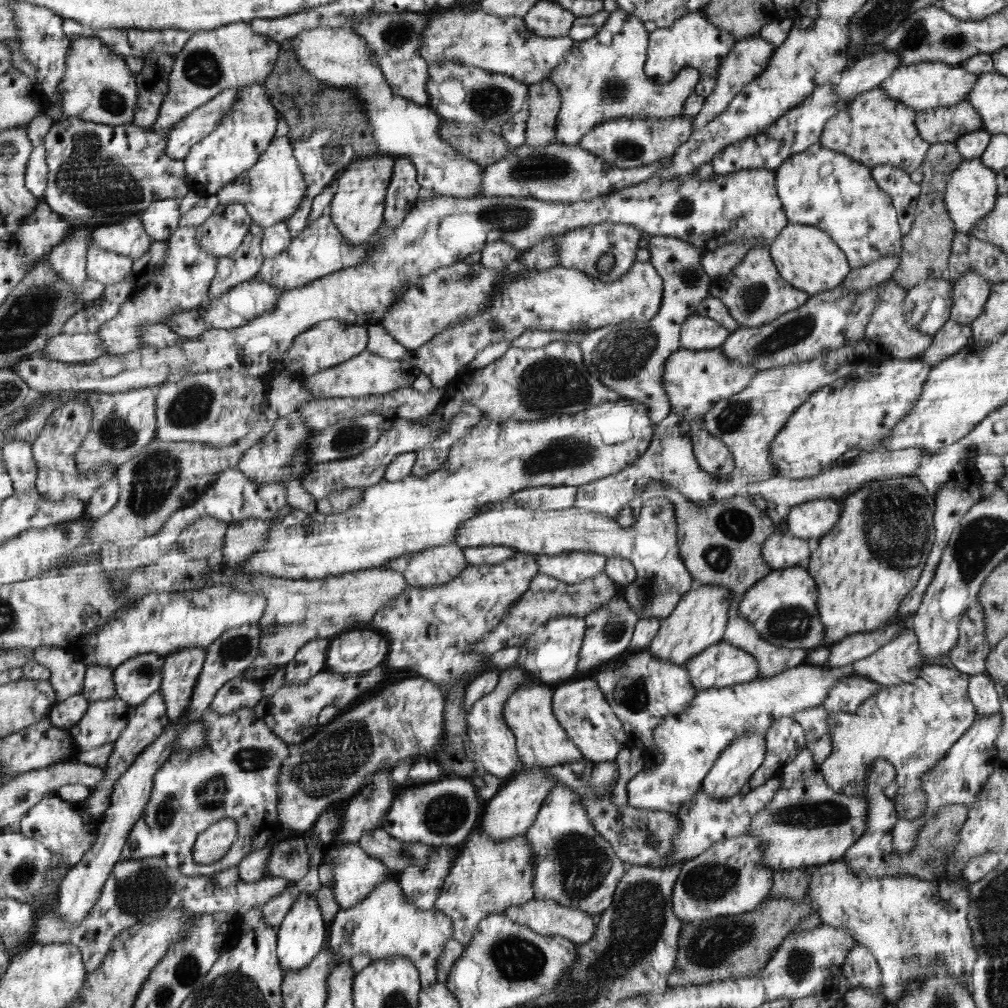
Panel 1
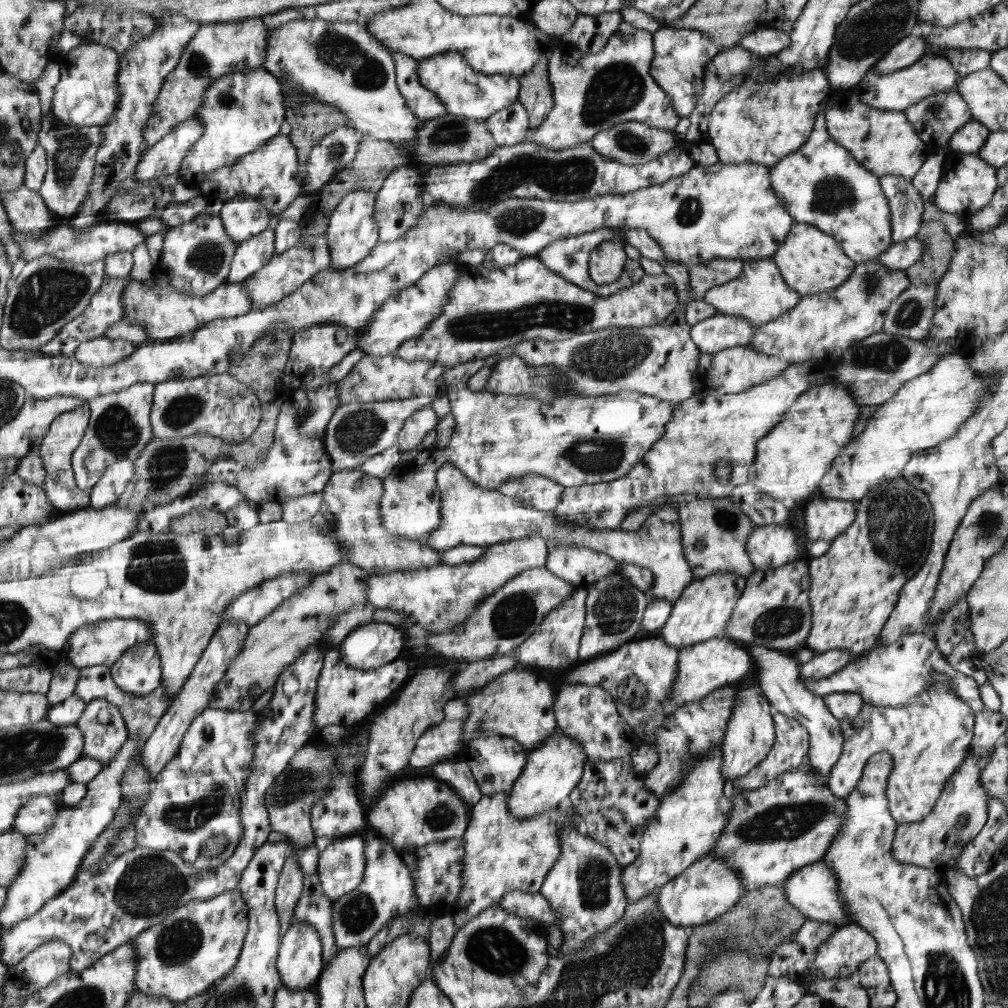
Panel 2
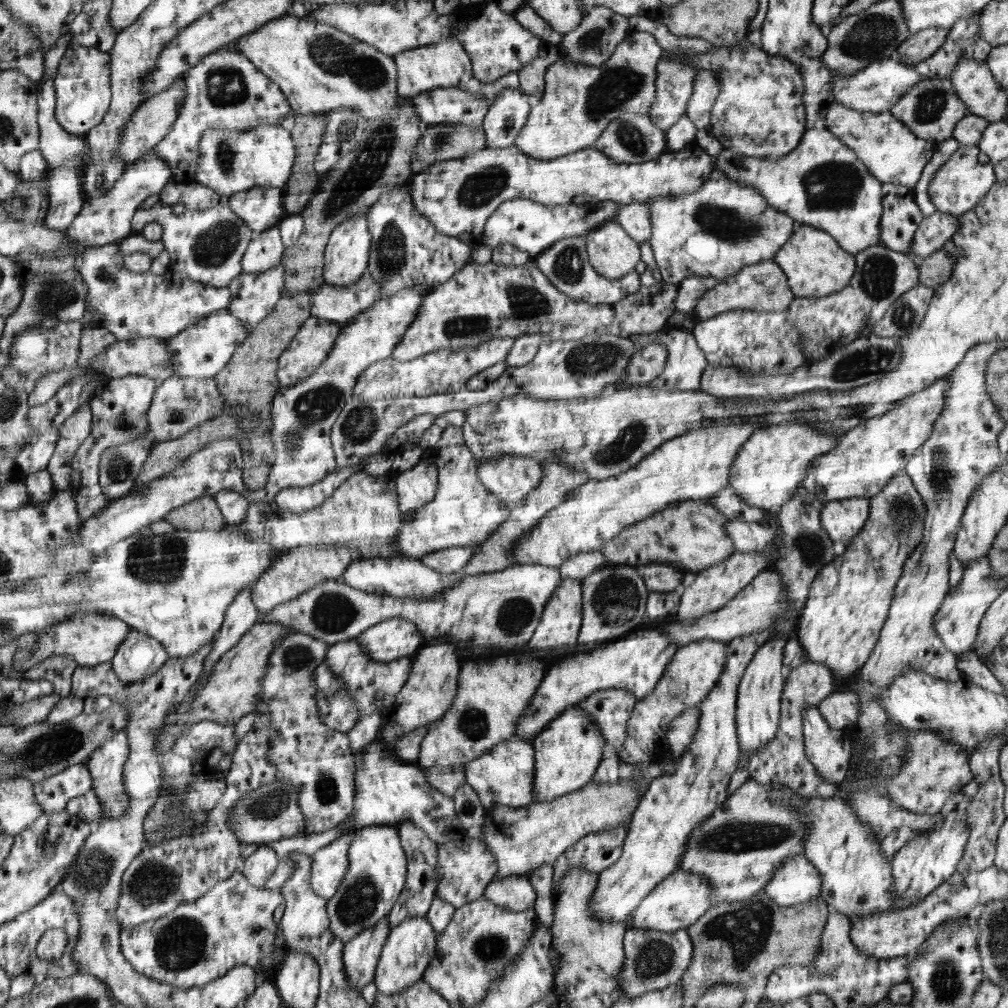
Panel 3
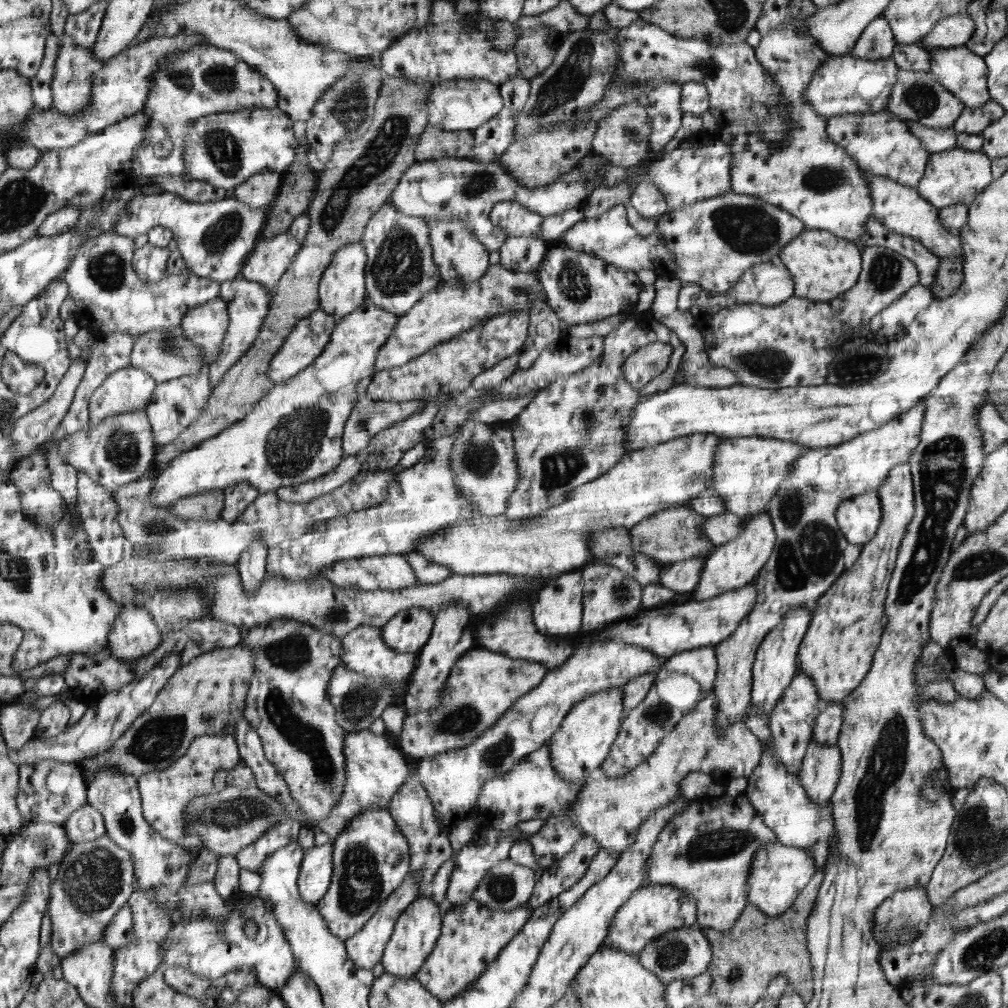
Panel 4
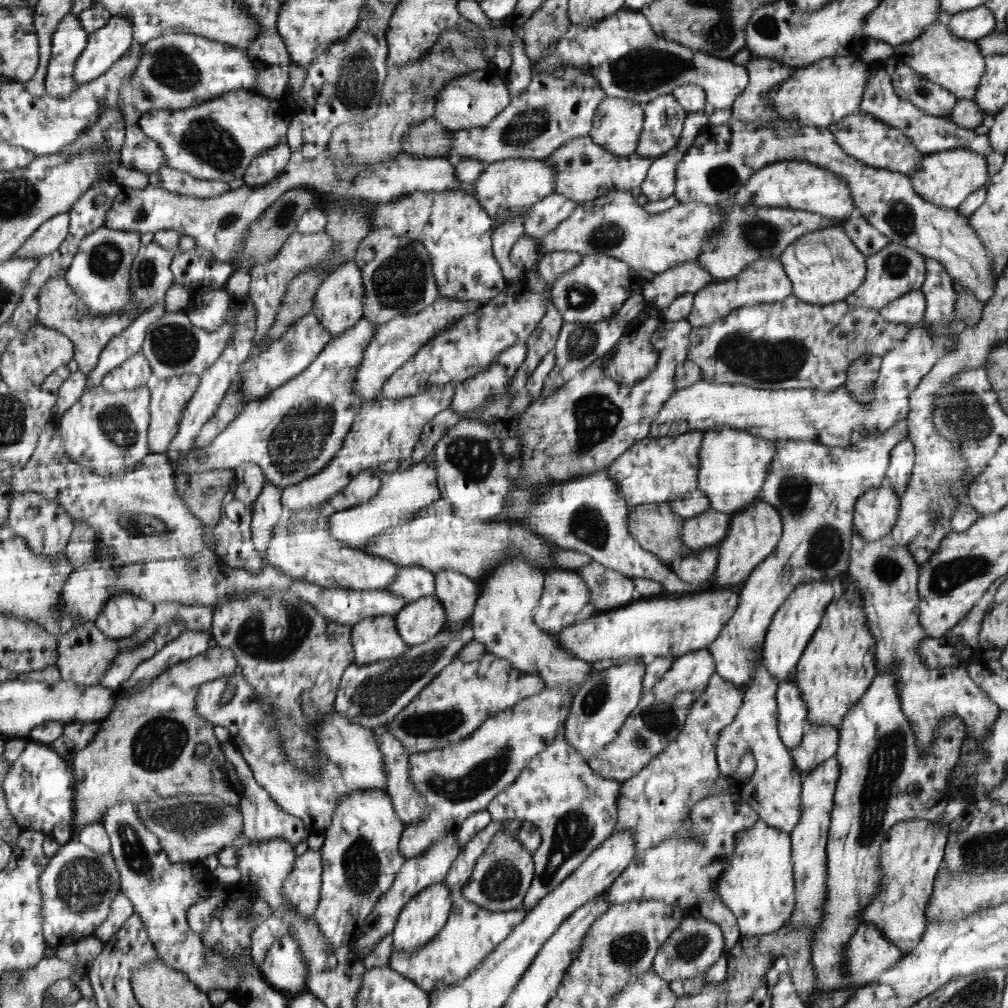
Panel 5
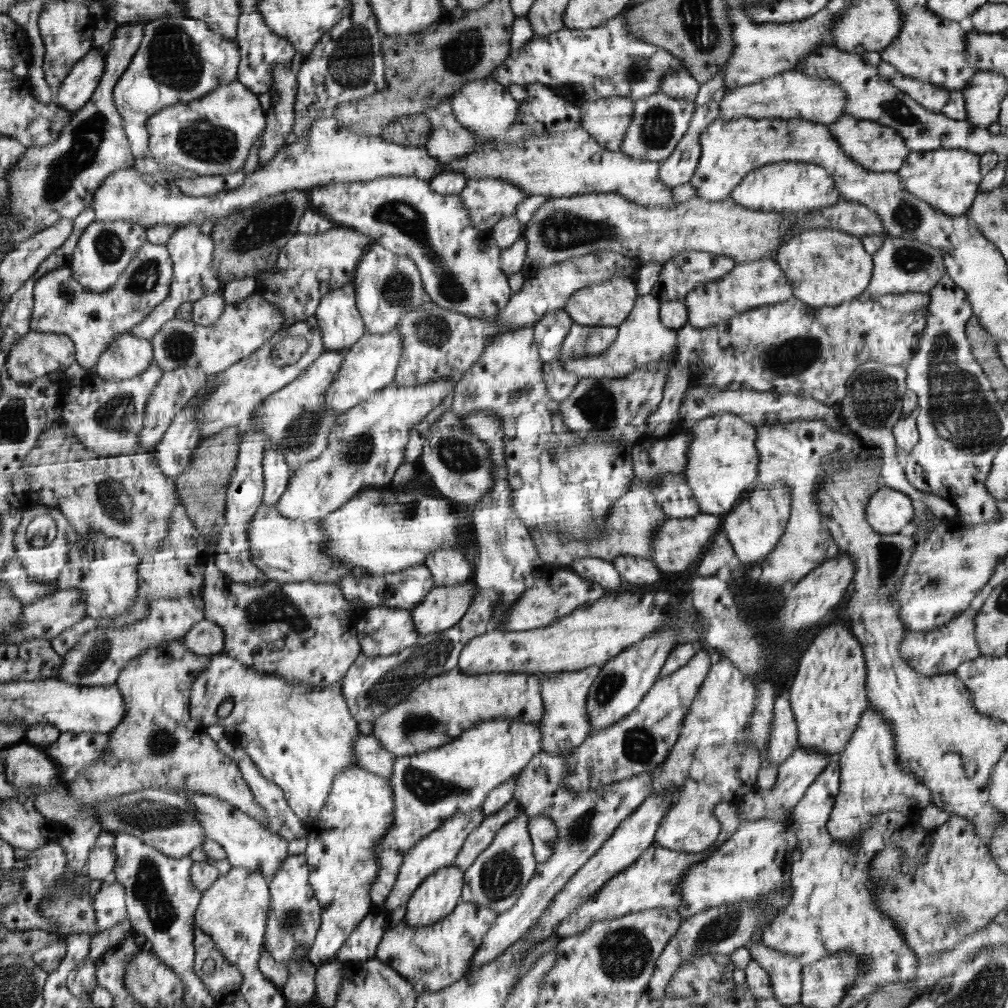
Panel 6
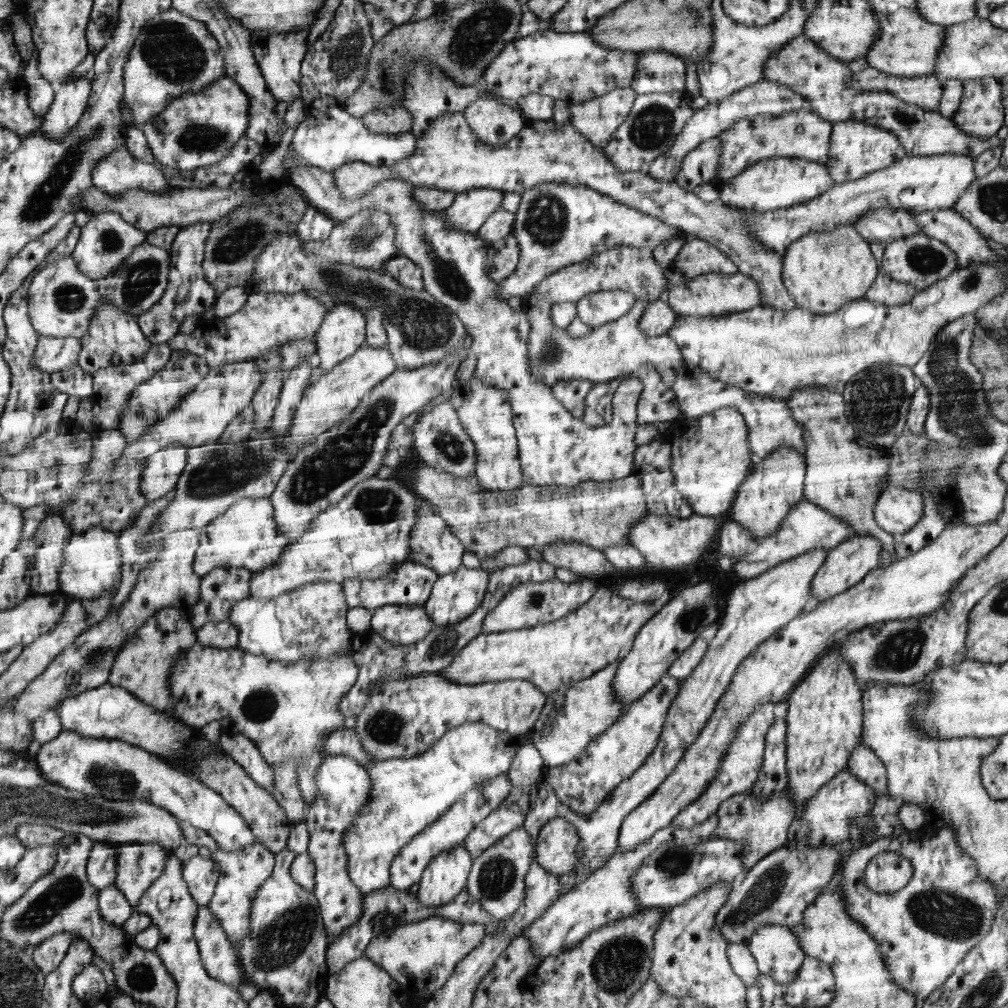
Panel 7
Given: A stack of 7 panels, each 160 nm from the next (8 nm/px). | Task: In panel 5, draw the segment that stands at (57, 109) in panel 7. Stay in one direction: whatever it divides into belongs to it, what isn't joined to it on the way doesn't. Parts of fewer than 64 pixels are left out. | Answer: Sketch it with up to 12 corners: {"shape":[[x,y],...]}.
{"shape":[[111,15],[89,34],[74,70],[76,88],[106,74],[129,52],[130,19]]}

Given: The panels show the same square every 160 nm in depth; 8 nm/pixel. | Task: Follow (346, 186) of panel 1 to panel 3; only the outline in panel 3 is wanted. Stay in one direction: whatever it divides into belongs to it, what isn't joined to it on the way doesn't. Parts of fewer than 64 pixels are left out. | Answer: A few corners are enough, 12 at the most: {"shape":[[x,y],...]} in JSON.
{"shape":[[366,215],[333,230],[325,282],[356,284],[367,272],[372,231]]}

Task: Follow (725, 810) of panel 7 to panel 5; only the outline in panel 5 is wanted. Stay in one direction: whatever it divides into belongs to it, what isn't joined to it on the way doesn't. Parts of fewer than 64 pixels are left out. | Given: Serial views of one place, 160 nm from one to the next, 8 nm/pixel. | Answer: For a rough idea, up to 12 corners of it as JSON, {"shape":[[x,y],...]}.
{"shape":[[808,726],[790,749],[804,776],[837,753],[839,729]]}

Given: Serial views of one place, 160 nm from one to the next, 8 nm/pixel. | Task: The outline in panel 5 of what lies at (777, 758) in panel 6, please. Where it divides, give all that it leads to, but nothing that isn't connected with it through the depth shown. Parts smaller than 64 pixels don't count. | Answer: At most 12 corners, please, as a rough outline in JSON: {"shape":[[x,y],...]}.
{"shape":[[797,684],[778,685],[781,741],[796,748],[809,726]]}

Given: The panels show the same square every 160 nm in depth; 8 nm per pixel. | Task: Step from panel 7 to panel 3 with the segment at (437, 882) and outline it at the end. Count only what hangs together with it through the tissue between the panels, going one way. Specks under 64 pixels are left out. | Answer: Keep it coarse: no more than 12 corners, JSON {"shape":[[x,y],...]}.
{"shape":[[425,916],[393,928],[377,964],[377,993],[418,983],[436,956]]}

